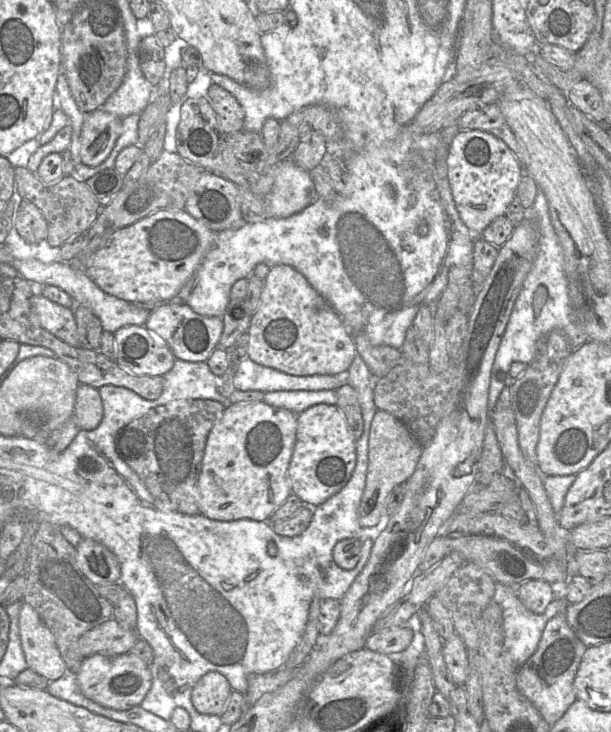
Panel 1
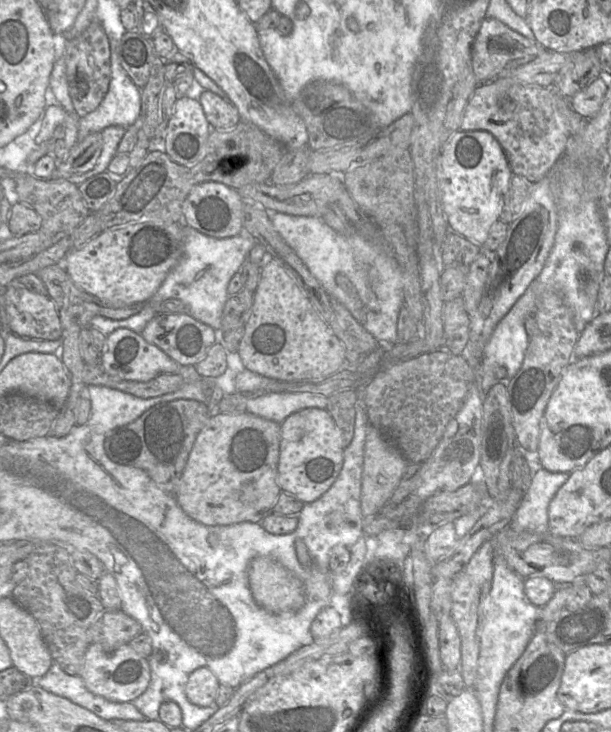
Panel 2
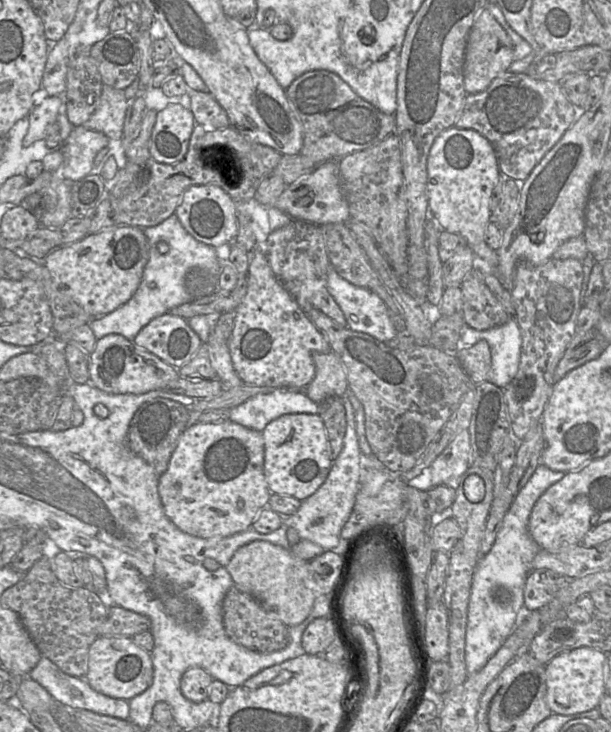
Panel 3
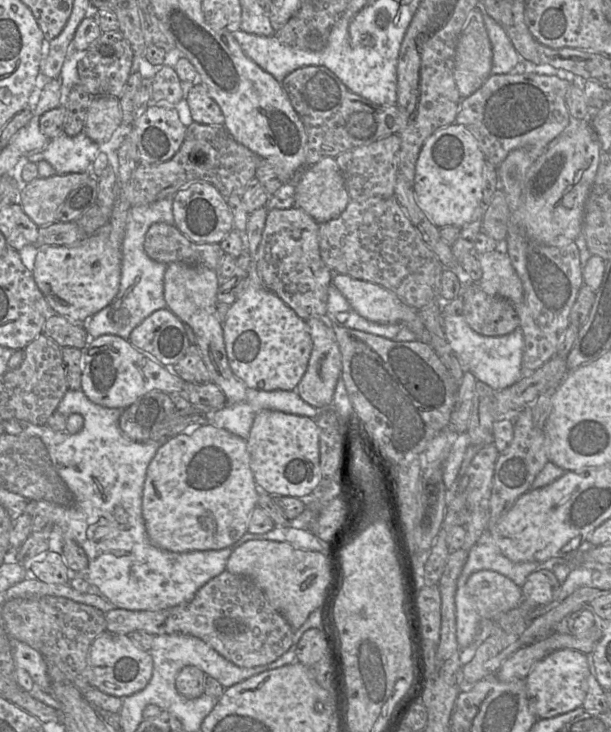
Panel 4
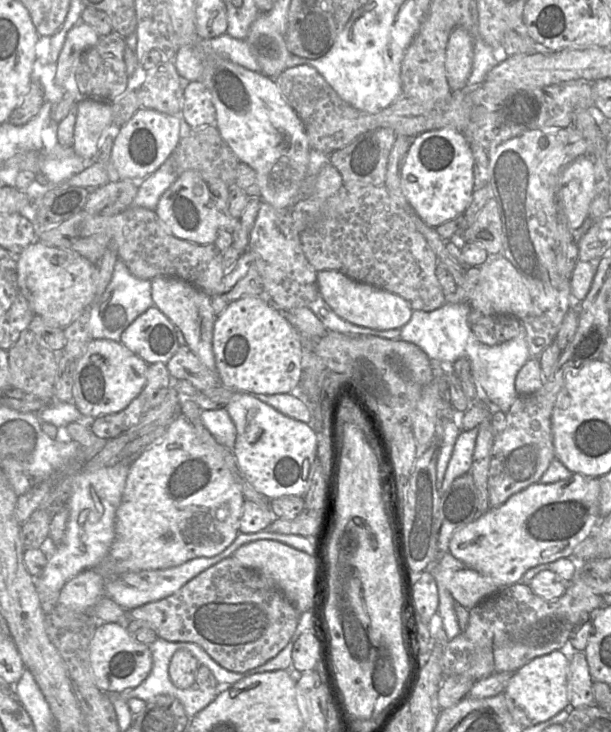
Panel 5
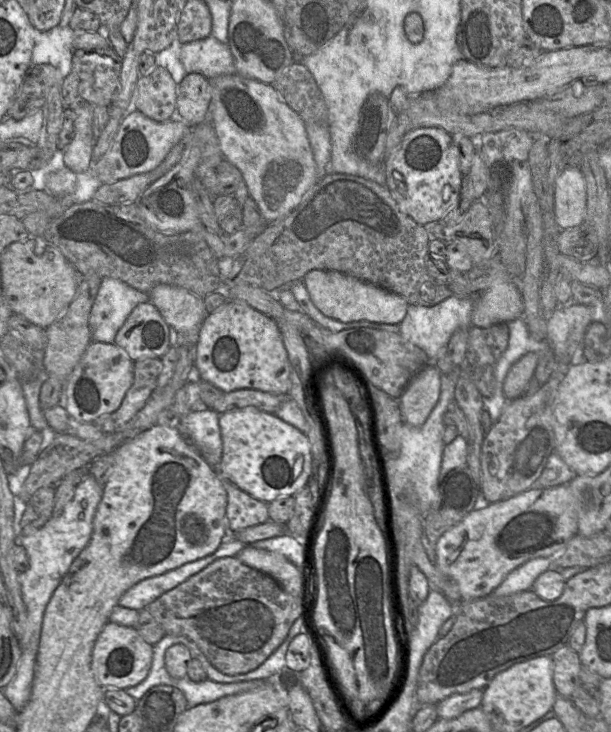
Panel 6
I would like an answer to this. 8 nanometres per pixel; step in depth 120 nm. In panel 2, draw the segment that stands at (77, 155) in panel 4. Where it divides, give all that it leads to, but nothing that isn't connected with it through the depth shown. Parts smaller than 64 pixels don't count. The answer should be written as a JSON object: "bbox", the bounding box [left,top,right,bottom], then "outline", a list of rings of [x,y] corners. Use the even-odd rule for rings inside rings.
{"bbox":[67,126,127,185],"outline":[[[109,126],[103,129],[101,133],[102,137],[102,151],[95,164],[95,166],[82,174],[74,174],[67,178],[71,183],[79,185],[88,178],[107,171],[108,165],[112,158],[117,154],[117,147],[122,137],[126,132],[127,127],[122,126]]]}

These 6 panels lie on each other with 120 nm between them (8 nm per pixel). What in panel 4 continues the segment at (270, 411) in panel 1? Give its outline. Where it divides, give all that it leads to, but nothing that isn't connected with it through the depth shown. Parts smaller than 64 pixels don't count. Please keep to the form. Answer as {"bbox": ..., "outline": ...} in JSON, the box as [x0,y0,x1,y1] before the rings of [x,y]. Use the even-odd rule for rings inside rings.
{"bbox":[142,424,258,552],"outline":[[[212,424],[184,429],[160,446],[151,459],[142,491],[142,516],[146,533],[158,548],[171,552],[219,550],[247,532],[251,512],[257,507],[258,487],[250,468],[246,440]]]}

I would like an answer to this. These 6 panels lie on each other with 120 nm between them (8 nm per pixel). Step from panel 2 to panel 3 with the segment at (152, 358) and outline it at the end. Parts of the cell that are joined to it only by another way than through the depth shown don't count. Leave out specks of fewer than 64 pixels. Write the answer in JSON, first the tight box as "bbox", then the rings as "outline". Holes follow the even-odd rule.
{"bbox":[89,334,181,394],"outline":[[[107,334],[97,339],[89,356],[89,382],[108,393],[143,394],[163,389],[169,382],[181,376],[178,369],[120,334]]]}

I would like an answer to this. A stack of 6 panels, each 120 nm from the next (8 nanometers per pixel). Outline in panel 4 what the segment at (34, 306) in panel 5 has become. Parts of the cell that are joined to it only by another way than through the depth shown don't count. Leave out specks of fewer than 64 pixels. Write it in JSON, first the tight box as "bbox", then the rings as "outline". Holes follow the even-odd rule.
{"bbox":[34,229,121,324],"outline":[[[105,229],[72,246],[46,246],[38,249],[34,280],[54,314],[83,324],[115,298],[121,277],[121,250],[112,246]]]}

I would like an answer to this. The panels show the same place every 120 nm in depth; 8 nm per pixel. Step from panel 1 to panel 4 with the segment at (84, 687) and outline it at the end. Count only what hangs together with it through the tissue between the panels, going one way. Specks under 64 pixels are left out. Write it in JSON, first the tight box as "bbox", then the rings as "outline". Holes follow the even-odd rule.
{"bbox":[89,631,153,698],"outline":[[[103,631],[89,650],[89,682],[108,695],[125,698],[146,687],[153,673],[150,653],[139,647],[127,634]]]}

